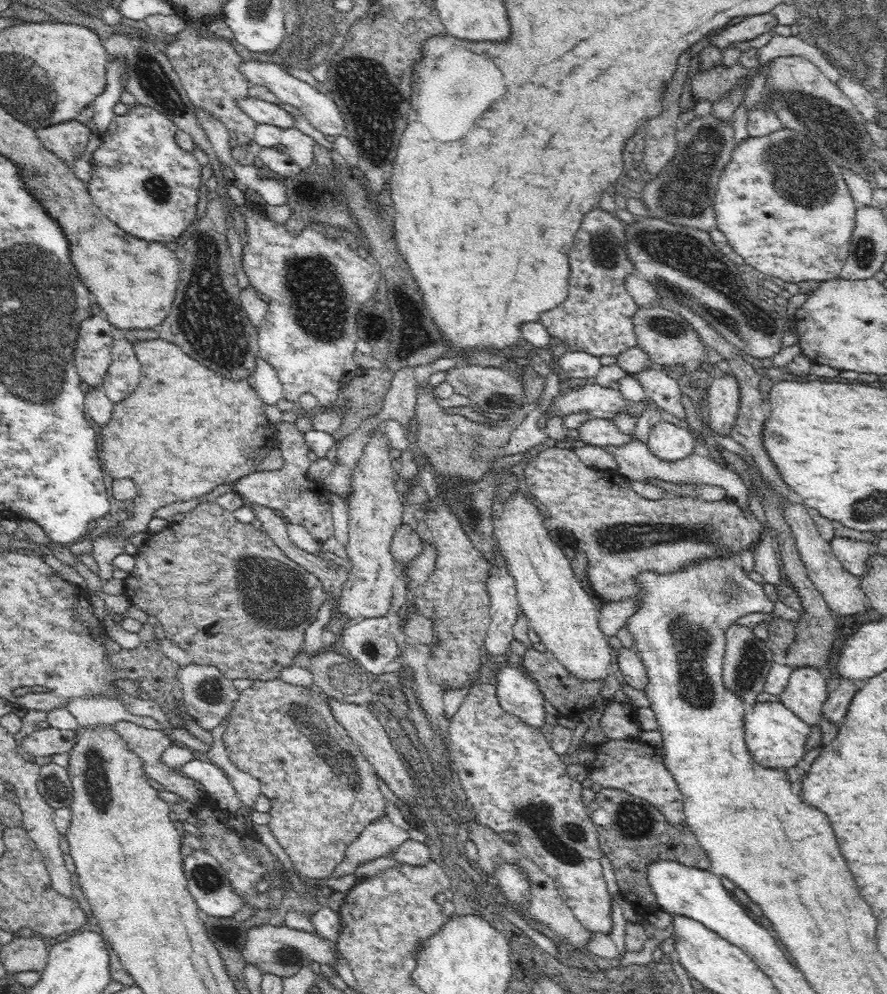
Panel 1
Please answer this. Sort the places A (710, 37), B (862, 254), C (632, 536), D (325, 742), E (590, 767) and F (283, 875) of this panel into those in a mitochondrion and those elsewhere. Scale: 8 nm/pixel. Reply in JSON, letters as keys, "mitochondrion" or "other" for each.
{"A":"other","B":"mitochondrion","C":"mitochondrion","D":"mitochondrion","E":"other","F":"other"}

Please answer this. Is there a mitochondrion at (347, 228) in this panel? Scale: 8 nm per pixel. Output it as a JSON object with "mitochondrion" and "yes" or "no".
{"mitochondrion":"no"}

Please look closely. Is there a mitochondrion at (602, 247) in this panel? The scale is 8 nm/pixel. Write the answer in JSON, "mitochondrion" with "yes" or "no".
{"mitochondrion":"yes"}

